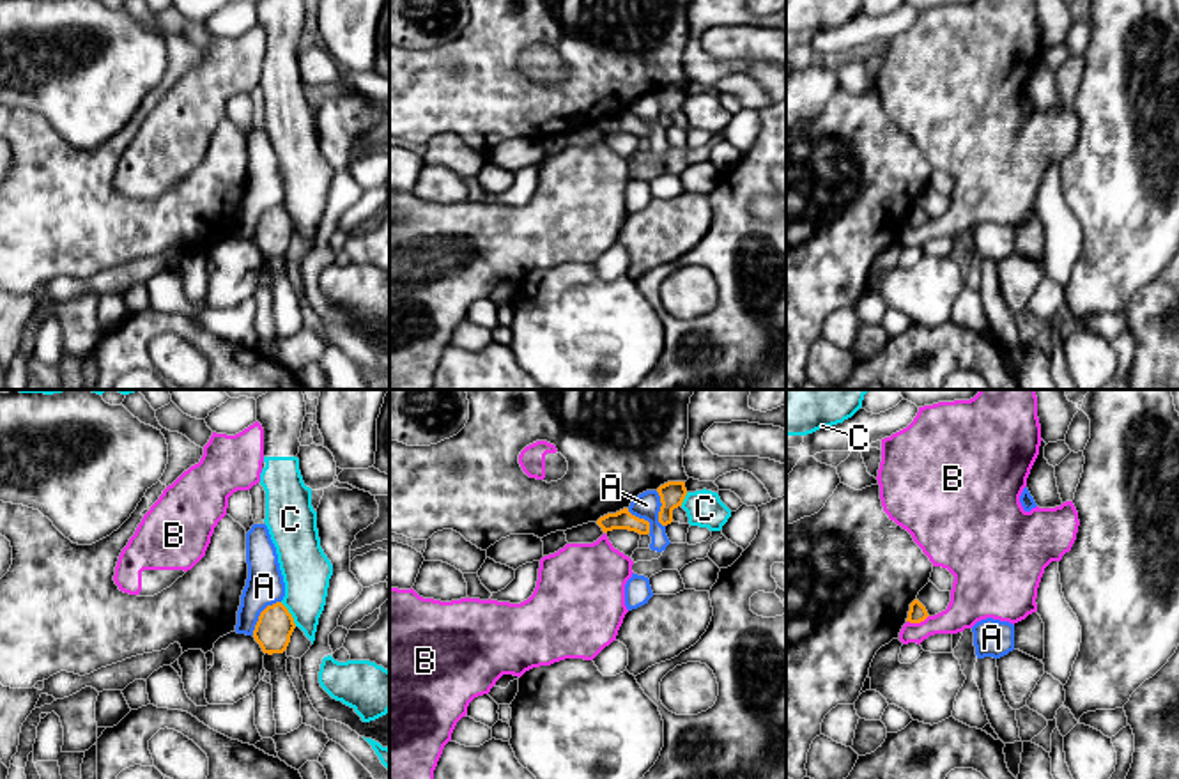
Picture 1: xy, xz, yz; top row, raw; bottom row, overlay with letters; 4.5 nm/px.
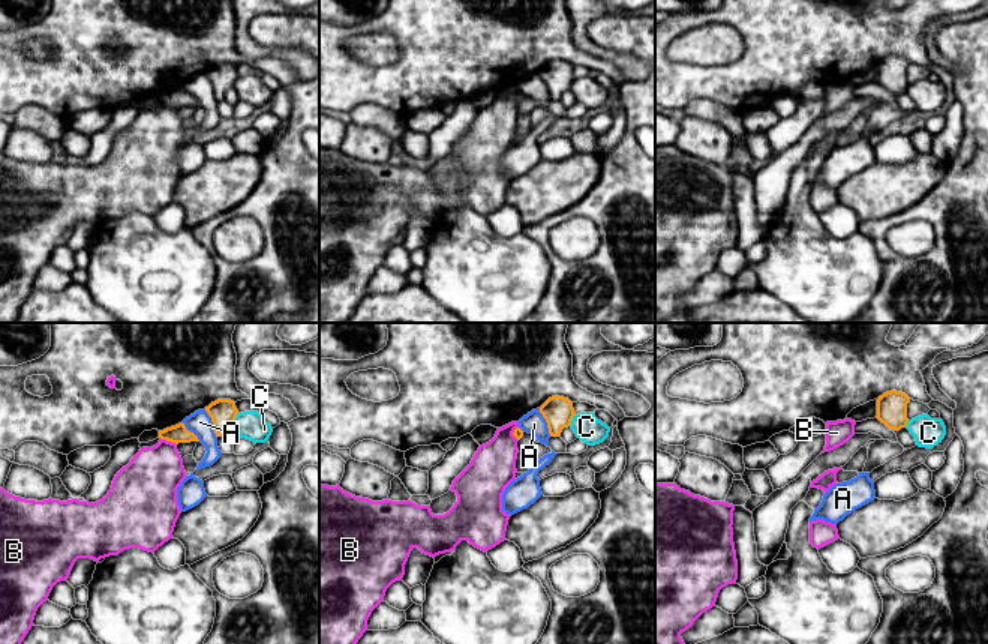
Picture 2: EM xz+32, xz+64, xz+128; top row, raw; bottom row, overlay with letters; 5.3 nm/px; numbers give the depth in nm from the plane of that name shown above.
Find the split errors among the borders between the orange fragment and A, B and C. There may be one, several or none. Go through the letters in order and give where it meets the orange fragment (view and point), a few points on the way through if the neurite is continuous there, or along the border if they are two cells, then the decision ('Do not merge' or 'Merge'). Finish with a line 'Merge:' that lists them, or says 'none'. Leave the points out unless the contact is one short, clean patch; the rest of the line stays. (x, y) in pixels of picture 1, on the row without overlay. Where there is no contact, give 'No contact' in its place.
A: Touches orange at xy (261, 218). Boundary: xy (280, 204), (261, 216), (252, 238). Do not merge
B: Touches orange at yz (917, 225). Boundary: yz (928, 218), (919, 225), (907, 225). Do not merge
C: Touches orange at xy (291, 218). Boundary: xy (280, 206), (296, 229). Do not merge
Merge: none

